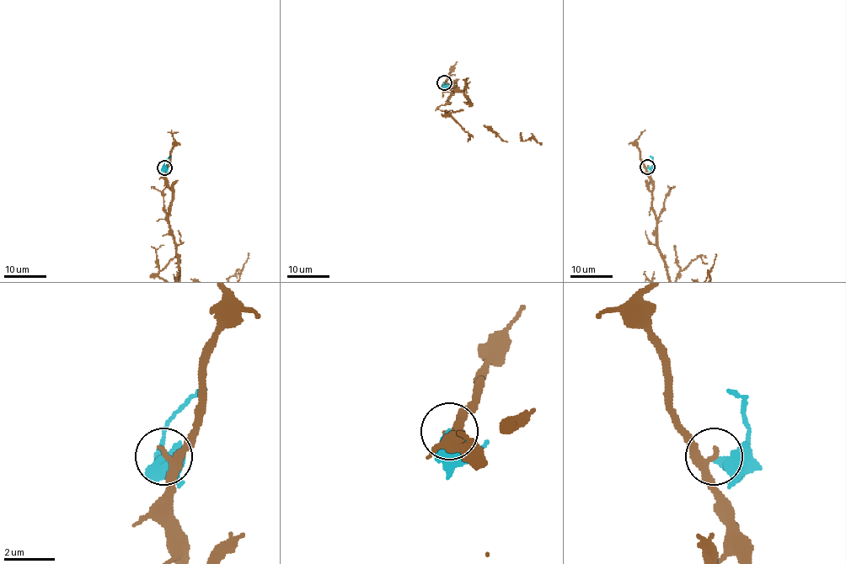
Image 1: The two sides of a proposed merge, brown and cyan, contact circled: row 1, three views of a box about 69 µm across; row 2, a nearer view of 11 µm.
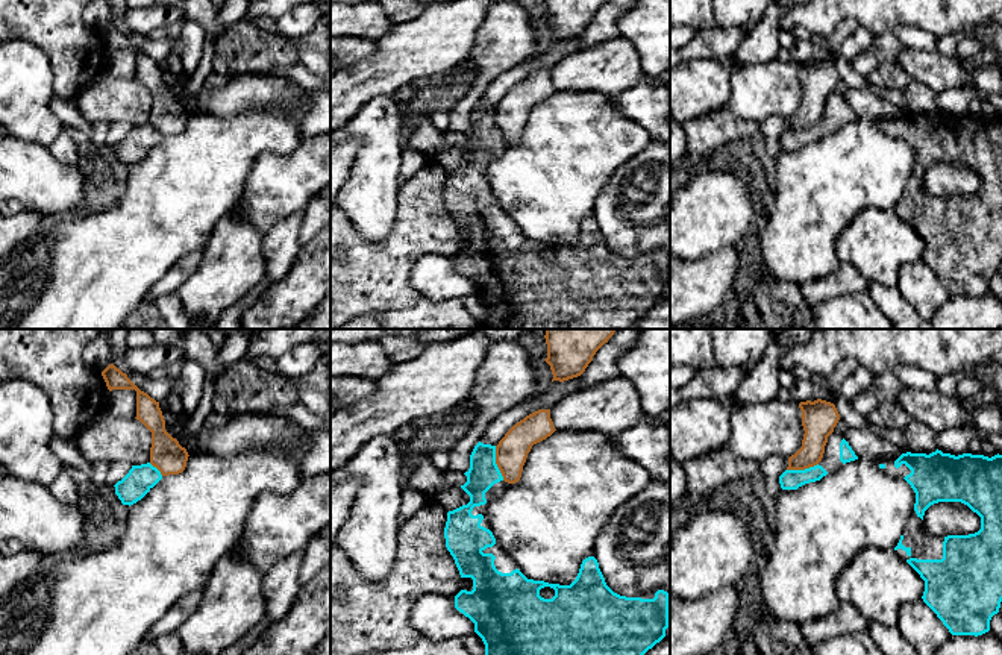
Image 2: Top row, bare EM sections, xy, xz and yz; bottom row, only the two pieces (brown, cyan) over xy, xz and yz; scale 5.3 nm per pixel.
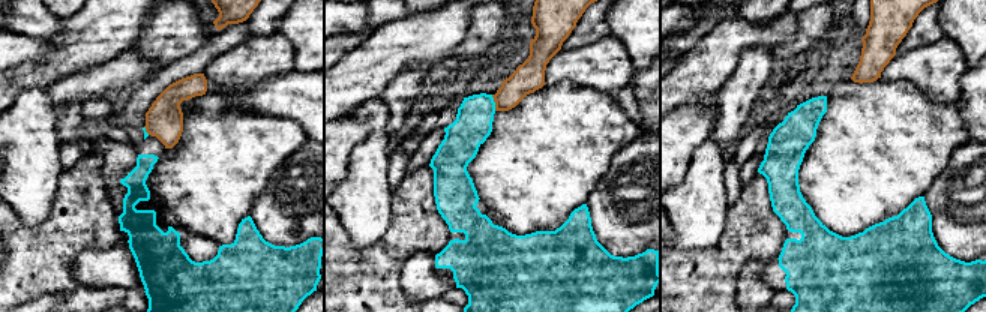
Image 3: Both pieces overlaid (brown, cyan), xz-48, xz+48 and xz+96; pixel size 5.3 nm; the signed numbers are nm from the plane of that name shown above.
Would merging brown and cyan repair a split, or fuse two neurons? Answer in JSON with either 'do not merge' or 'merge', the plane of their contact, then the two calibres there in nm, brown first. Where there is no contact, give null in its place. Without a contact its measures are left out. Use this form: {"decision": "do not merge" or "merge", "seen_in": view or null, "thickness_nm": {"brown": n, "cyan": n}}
{"decision": "do not merge", "seen_in": "xz", "thickness_nm": {"brown": 170, "cyan": 160}}

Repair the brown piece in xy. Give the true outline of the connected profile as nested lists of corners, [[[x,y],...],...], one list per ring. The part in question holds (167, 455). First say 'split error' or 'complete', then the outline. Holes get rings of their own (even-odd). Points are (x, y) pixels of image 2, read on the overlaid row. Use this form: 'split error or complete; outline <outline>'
complete; outline [[[109,364],[102,376],[109,391],[135,390],[136,391],[136,420],[139,420],[152,432],[150,464],[156,467],[162,476],[179,475],[185,470],[188,452],[165,431],[165,420],[159,408],[159,402],[141,391],[126,373]]]

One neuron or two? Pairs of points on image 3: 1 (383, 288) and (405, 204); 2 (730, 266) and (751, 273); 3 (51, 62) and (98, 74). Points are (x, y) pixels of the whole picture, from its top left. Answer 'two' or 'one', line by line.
1: one
2: two
3: two

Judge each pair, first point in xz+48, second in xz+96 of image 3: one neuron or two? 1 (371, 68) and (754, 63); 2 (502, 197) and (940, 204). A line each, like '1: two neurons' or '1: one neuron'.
1: two neurons
2: two neurons

